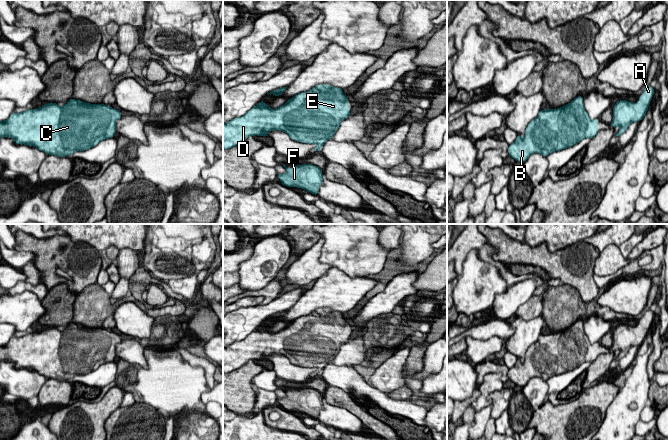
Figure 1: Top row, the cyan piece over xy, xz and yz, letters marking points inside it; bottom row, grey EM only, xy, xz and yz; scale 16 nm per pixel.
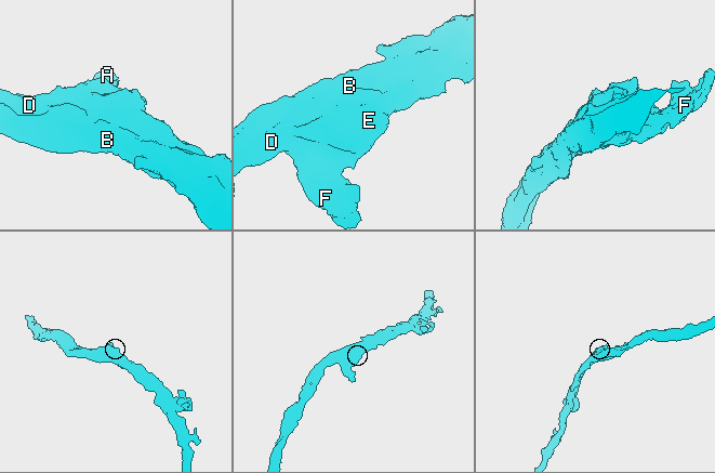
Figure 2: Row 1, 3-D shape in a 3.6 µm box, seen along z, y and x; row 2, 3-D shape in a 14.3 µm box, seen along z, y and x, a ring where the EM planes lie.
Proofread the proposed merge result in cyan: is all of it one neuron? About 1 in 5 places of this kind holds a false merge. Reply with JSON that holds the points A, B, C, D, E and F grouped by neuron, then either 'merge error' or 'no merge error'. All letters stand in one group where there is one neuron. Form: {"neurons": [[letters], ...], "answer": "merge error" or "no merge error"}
{"neurons": [["A", "B", "C", "D", "E", "F"]], "answer": "no merge error"}

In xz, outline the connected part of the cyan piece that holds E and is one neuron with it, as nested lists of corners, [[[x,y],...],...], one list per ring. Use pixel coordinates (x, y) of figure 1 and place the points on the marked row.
[[[329,84],[317,85],[309,91],[301,92],[276,109],[271,109],[266,105],[267,102],[261,100],[244,116],[223,123],[223,149],[239,145],[249,136],[268,136],[266,132],[280,130],[297,142],[317,144],[313,150],[320,152],[324,143],[339,129],[341,121],[350,115],[348,101],[342,88],[332,87]]]

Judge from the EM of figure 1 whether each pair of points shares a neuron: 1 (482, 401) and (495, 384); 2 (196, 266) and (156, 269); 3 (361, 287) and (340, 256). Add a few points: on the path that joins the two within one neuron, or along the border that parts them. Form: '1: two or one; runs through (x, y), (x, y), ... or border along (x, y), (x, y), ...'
1: one; runs through (484, 397), (491, 387)
2: one; runs through (186, 267), (166, 268)
3: two; border along (333, 266), (351, 277), (366, 277)

